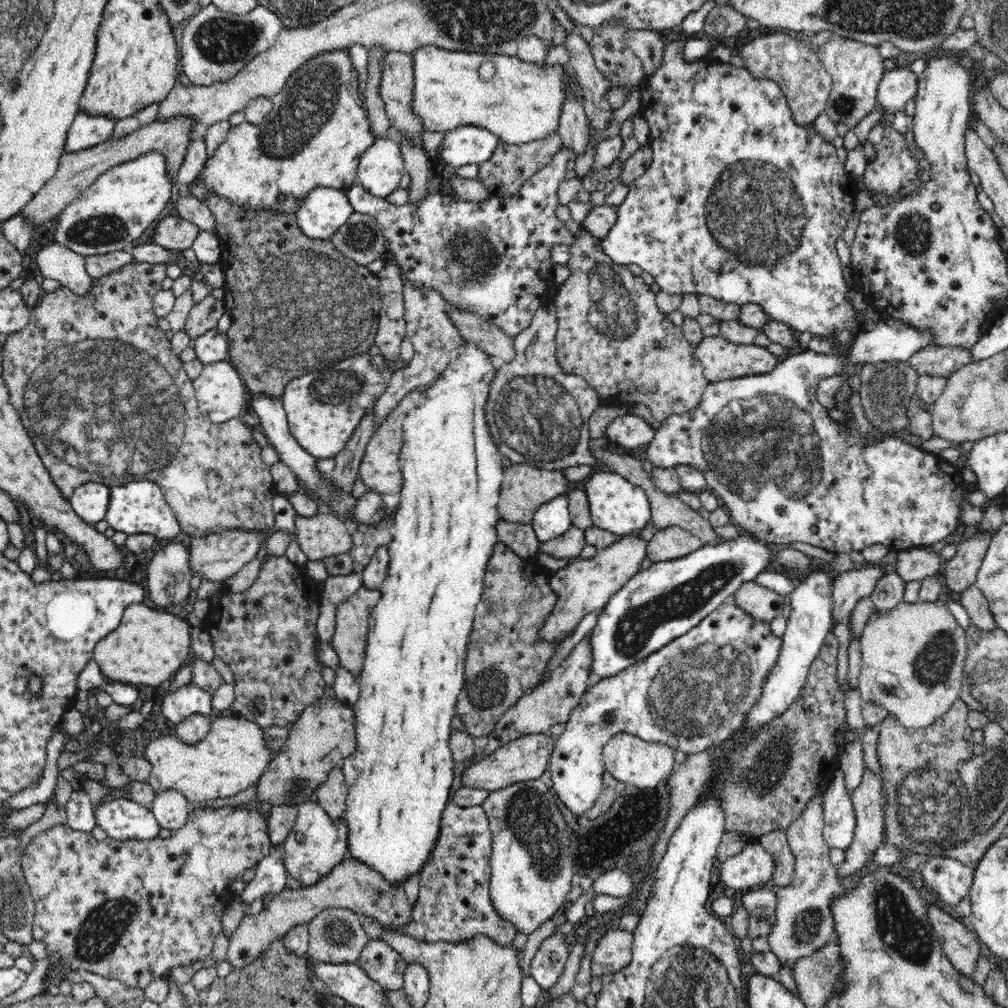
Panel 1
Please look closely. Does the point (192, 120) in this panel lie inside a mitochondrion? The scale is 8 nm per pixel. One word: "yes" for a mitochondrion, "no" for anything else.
no

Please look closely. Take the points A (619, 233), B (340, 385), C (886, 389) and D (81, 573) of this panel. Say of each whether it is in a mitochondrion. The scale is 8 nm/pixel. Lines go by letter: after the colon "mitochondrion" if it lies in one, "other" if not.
A: other
B: mitochondrion
C: mitochondrion
D: other

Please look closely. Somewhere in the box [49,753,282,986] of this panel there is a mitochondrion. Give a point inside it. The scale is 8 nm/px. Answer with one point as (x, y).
(102, 929)

